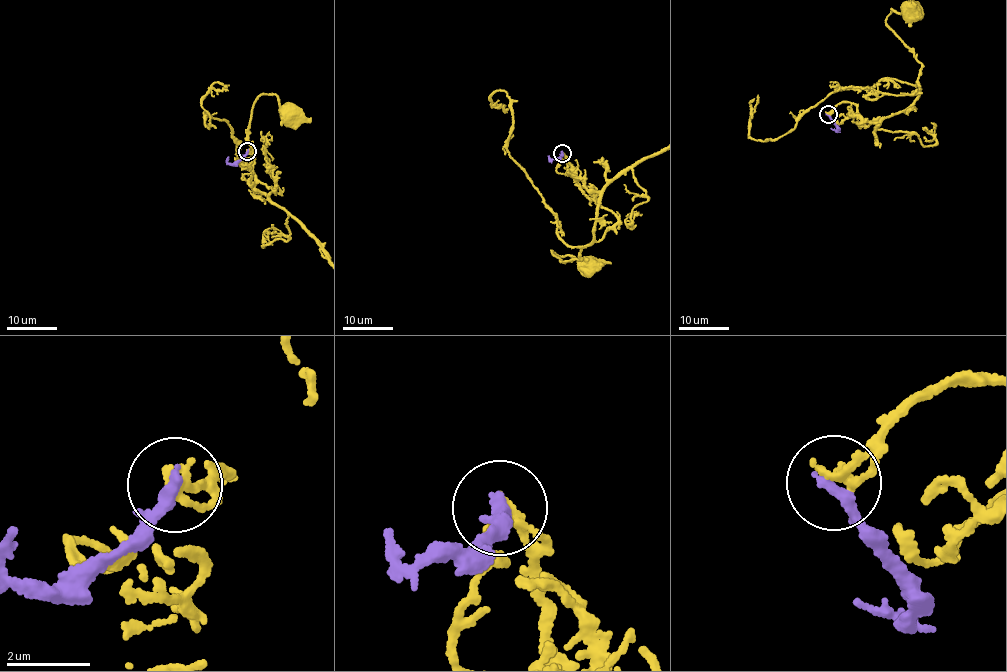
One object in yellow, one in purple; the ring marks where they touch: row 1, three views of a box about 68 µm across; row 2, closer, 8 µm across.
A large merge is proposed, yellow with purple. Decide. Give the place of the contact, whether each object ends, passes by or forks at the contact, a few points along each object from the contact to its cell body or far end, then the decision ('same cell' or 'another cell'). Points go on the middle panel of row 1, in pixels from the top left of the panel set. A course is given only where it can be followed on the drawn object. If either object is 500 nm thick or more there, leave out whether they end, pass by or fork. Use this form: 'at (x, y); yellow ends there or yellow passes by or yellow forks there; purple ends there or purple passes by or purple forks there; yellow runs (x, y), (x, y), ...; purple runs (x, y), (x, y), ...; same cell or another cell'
at (562, 153); yellow ends there; purple ends there; yellow runs (562, 153), (571, 177), (577, 177), (598, 193), (594, 232), (579, 260), (566, 263), (552, 251), (588, 264); purple runs (562, 153), (551, 160), (548, 155); another cell

